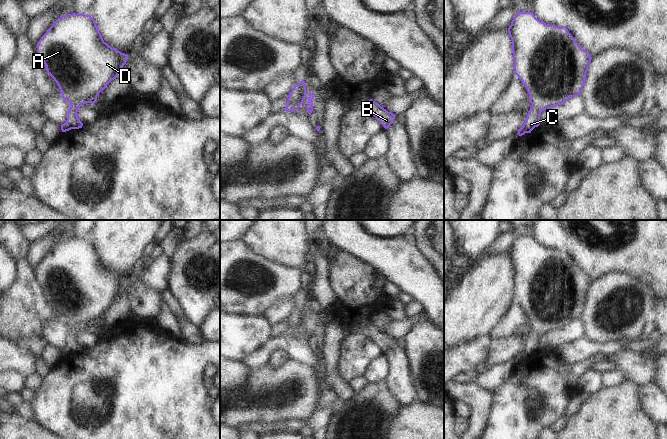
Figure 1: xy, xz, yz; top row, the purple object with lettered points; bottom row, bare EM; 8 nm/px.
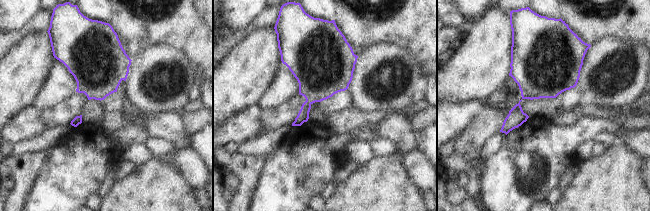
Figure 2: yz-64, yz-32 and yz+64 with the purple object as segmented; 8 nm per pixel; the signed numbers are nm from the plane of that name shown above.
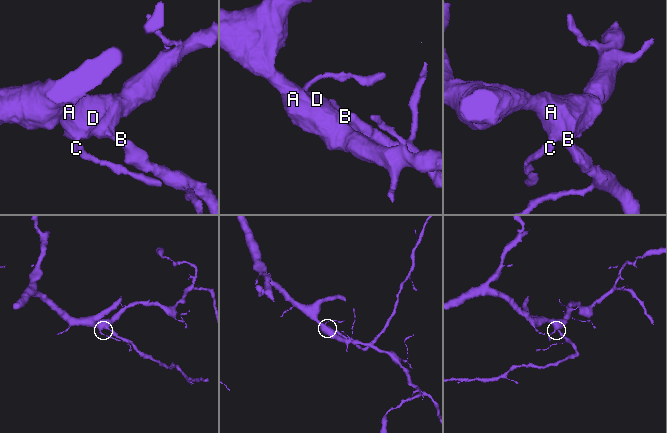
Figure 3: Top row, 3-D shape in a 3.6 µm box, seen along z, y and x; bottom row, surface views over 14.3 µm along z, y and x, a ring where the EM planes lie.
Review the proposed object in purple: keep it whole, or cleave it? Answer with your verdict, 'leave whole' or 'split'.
leave whole

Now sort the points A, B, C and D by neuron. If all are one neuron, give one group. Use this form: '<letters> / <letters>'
A B C D

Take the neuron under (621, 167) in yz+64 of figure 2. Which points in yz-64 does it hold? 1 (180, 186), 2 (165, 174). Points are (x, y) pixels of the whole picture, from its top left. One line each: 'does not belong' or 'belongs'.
1: belongs
2: belongs

